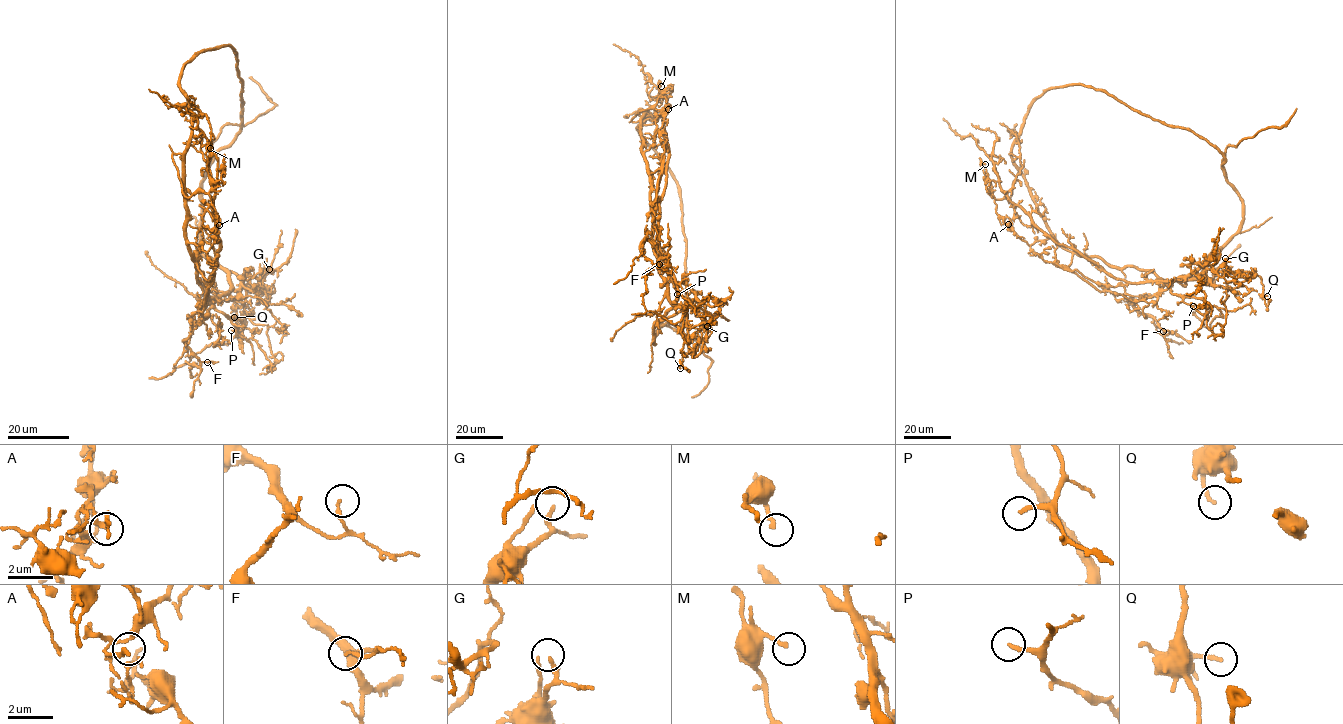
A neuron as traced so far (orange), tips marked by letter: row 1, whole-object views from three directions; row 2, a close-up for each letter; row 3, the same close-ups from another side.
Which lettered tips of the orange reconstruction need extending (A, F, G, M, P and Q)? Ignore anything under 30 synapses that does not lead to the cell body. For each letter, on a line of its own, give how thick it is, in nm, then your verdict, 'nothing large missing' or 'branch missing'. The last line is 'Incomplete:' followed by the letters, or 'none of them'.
A: 220 nm thick; nothing large missing
F: 170 nm thick; nothing large missing
G: 200 nm thick; nothing large missing
M: 190 nm thick; nothing large missing
P: 180 nm thick; branch missing
Q: 160 nm thick; nothing large missing
Incomplete: P

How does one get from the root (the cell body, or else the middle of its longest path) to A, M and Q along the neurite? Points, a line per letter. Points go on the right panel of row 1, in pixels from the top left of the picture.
A: (1156, 281), (1126, 282), (1117, 280), (1085, 257), (1064, 249), (1053, 238), (1029, 245), (1007, 226), (1008, 224)
M: (1156, 281), (1117, 280), (1054, 242), (998, 181), (988, 179), (986, 189), (991, 184), (985, 164)
Q: (1156, 281), (1199, 280), (1208, 269), (1254, 272), (1261, 278), (1263, 294), (1267, 296)

